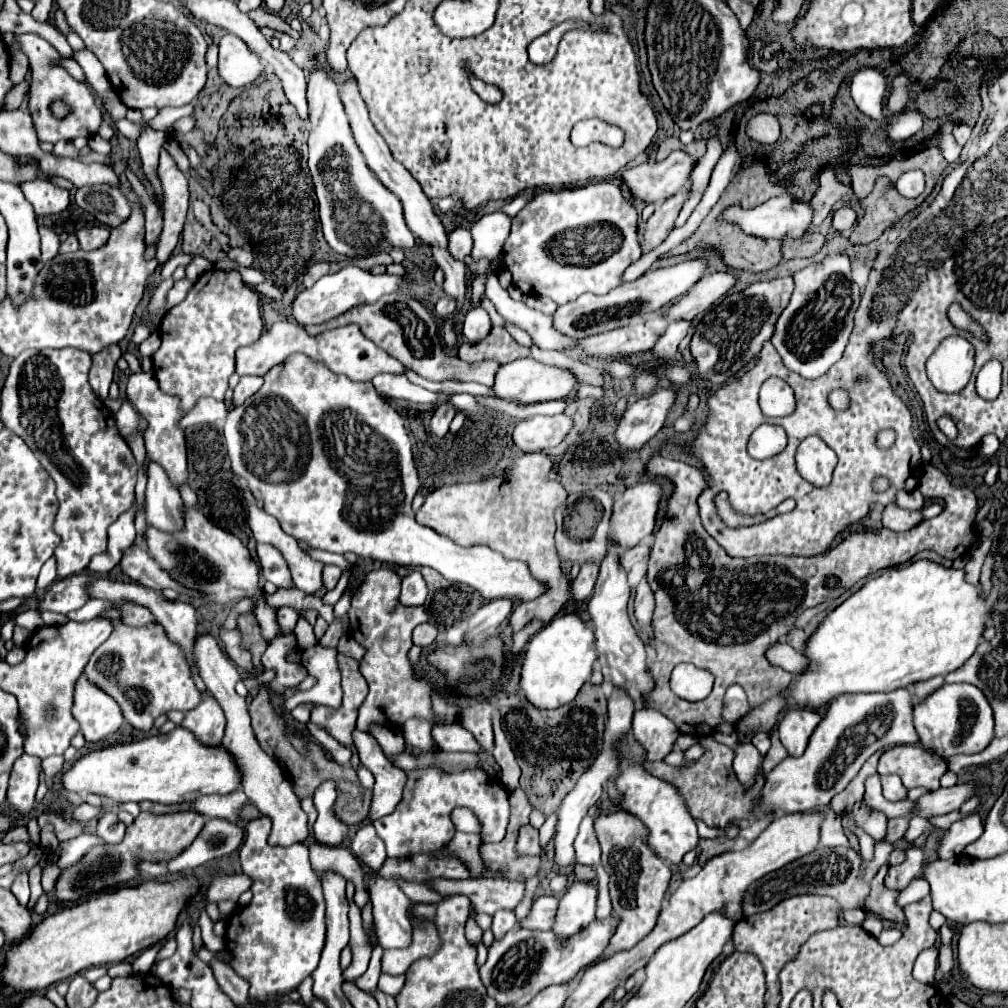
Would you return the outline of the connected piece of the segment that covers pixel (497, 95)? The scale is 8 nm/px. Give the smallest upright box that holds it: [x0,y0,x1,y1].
[470,78,502,104]

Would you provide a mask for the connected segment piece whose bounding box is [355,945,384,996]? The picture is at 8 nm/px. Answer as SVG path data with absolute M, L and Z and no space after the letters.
M377 945L373 948L371 961L369 962L366 972L360 976L355 984L367 994L374 996L377 983L381 974L381 959L384 949Z

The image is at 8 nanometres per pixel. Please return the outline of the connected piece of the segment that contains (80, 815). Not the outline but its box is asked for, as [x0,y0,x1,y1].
[71,803,101,823]

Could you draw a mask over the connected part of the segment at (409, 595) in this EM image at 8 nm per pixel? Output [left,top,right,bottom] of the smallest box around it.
[400,570,426,606]

